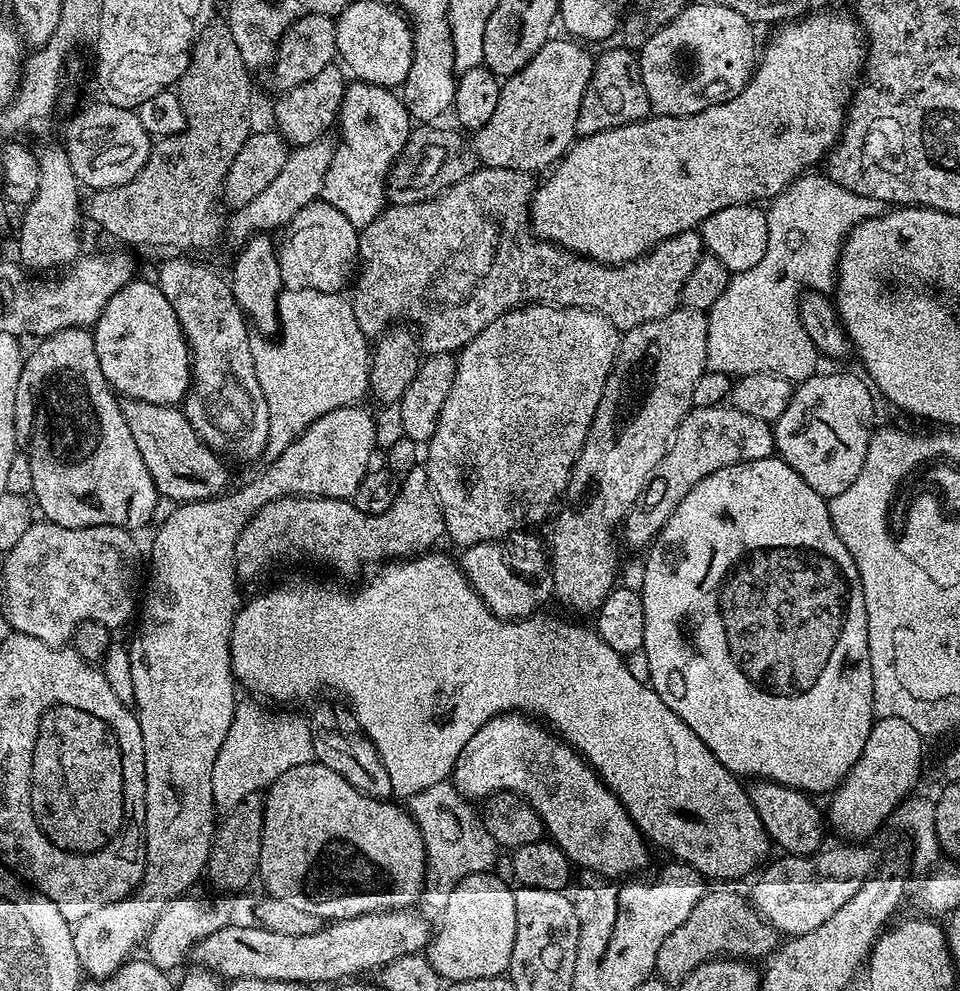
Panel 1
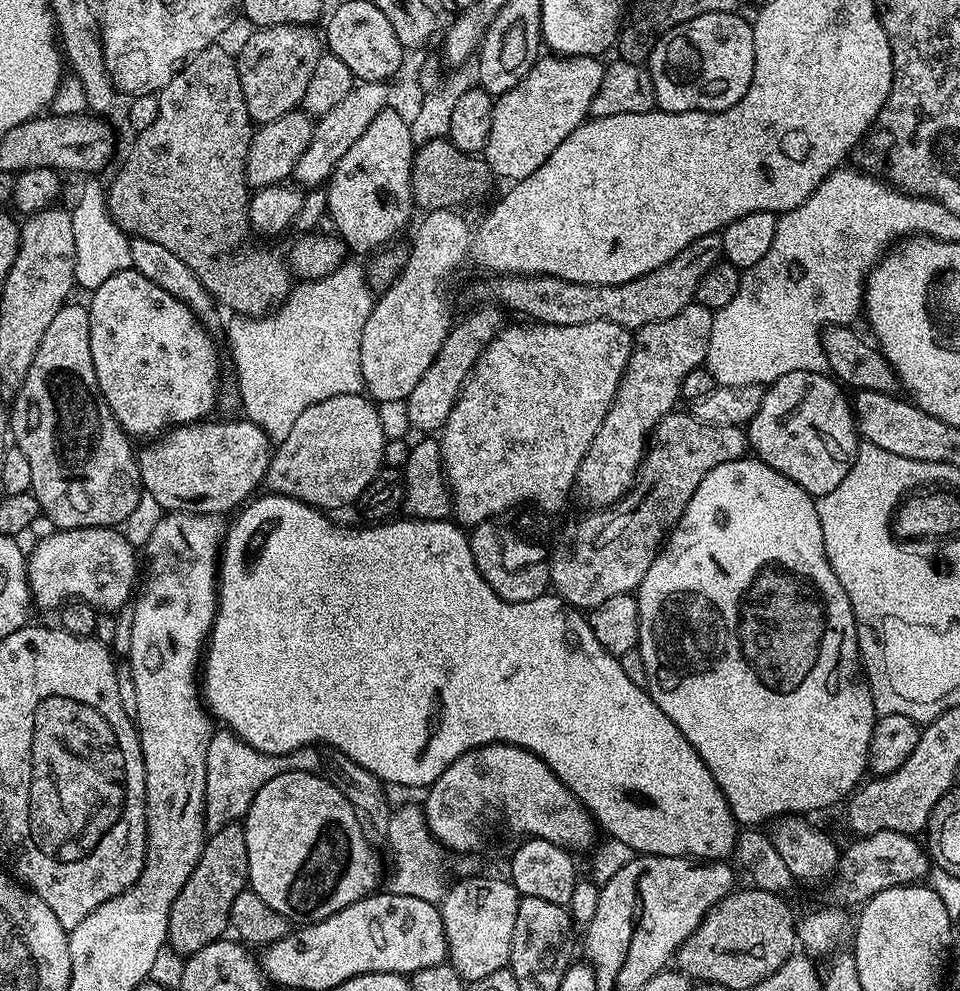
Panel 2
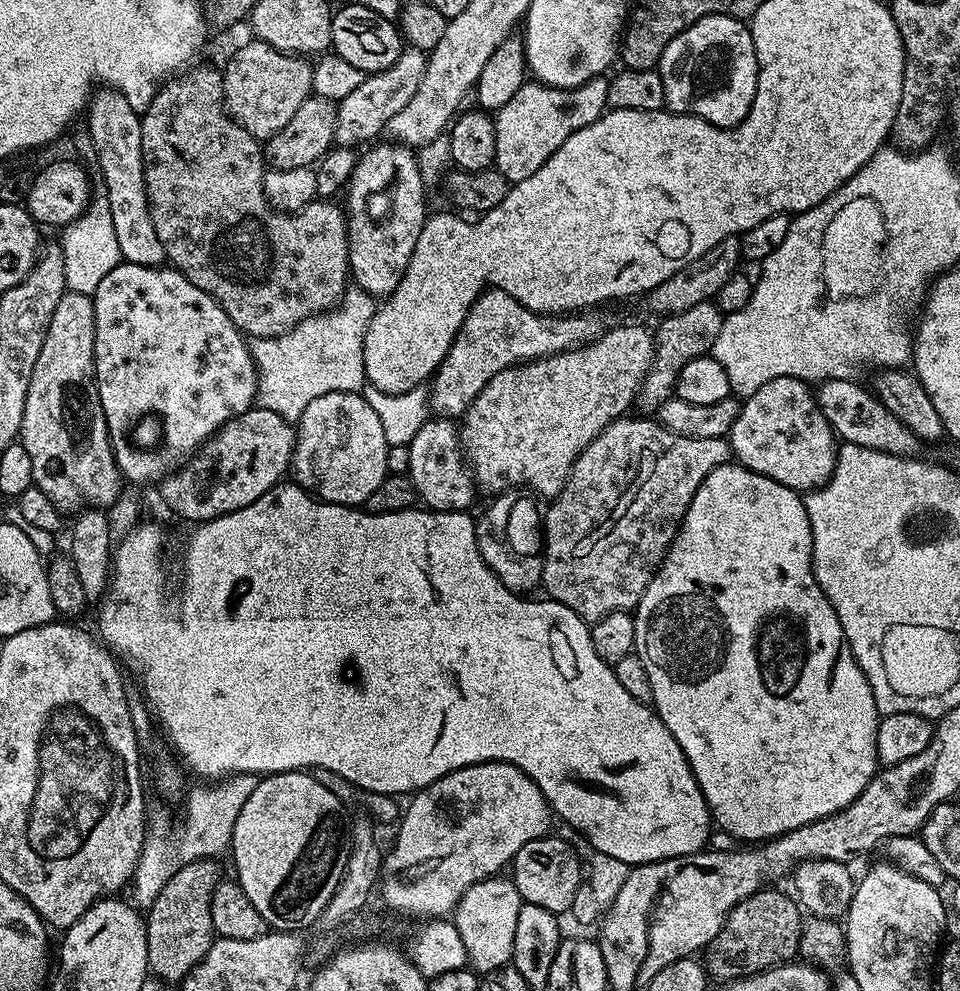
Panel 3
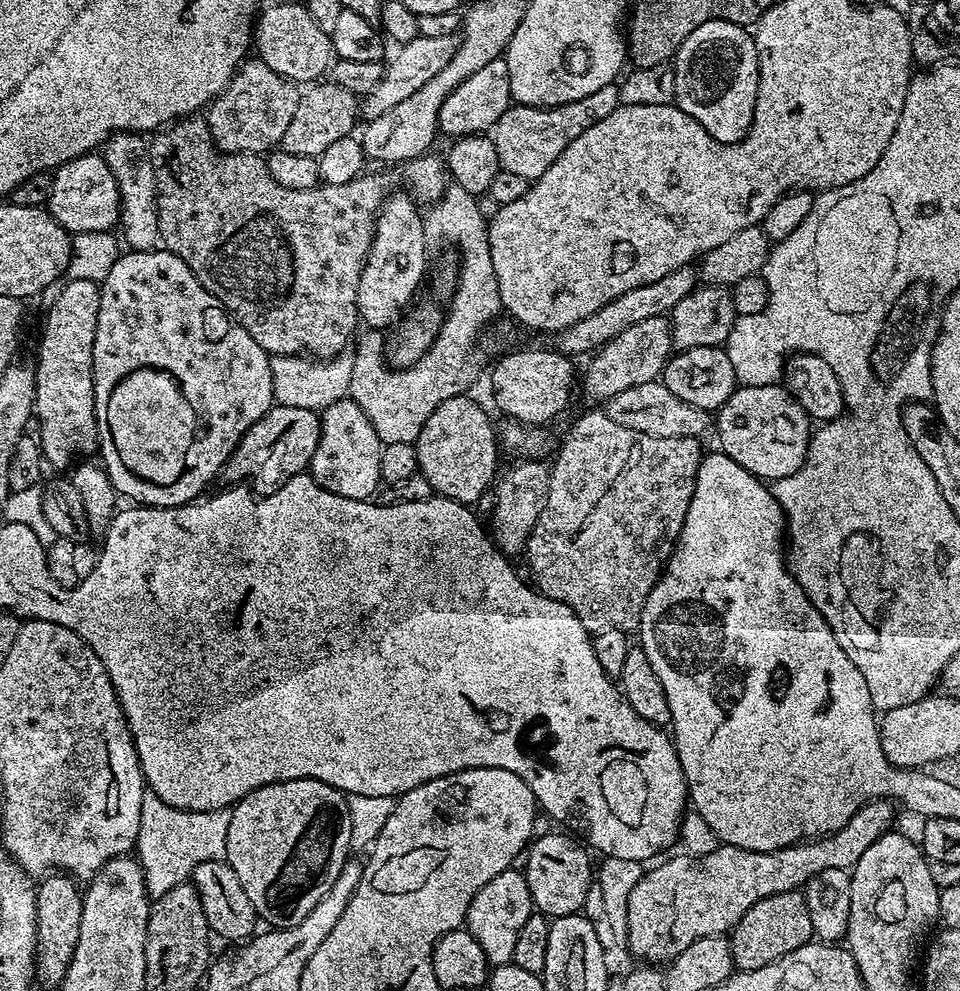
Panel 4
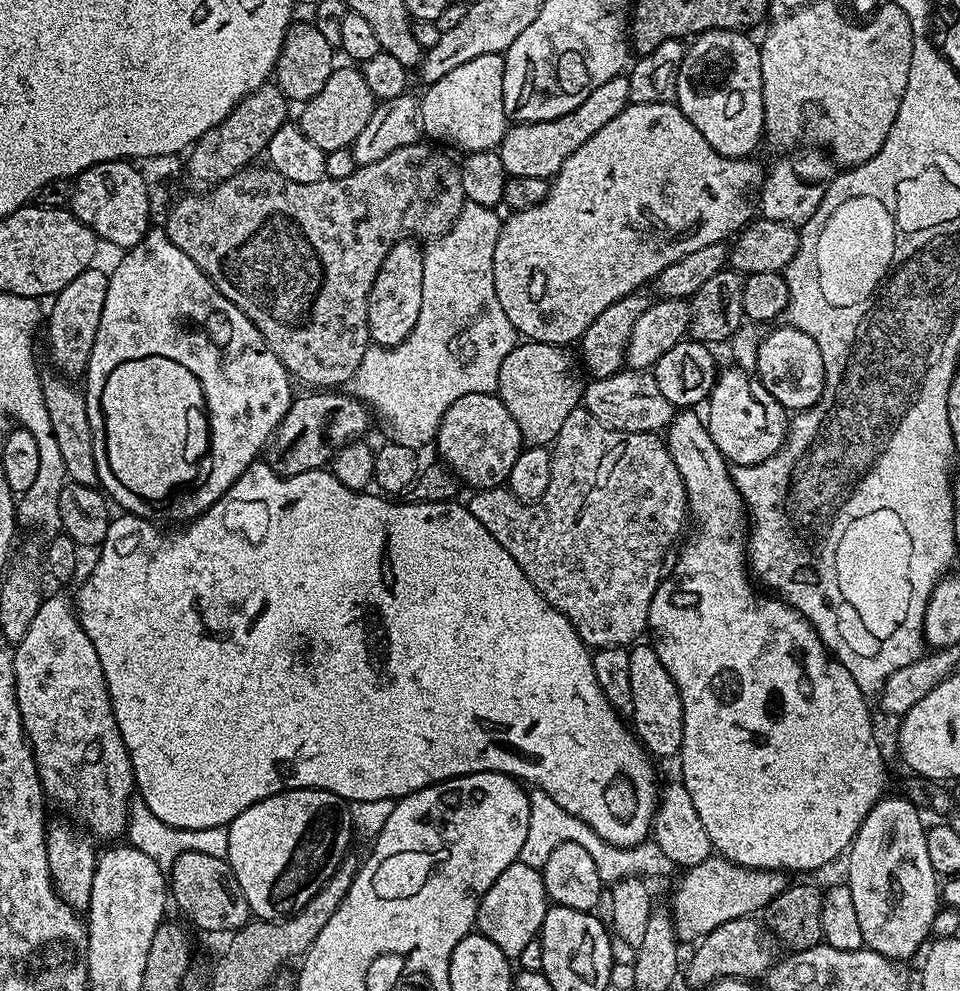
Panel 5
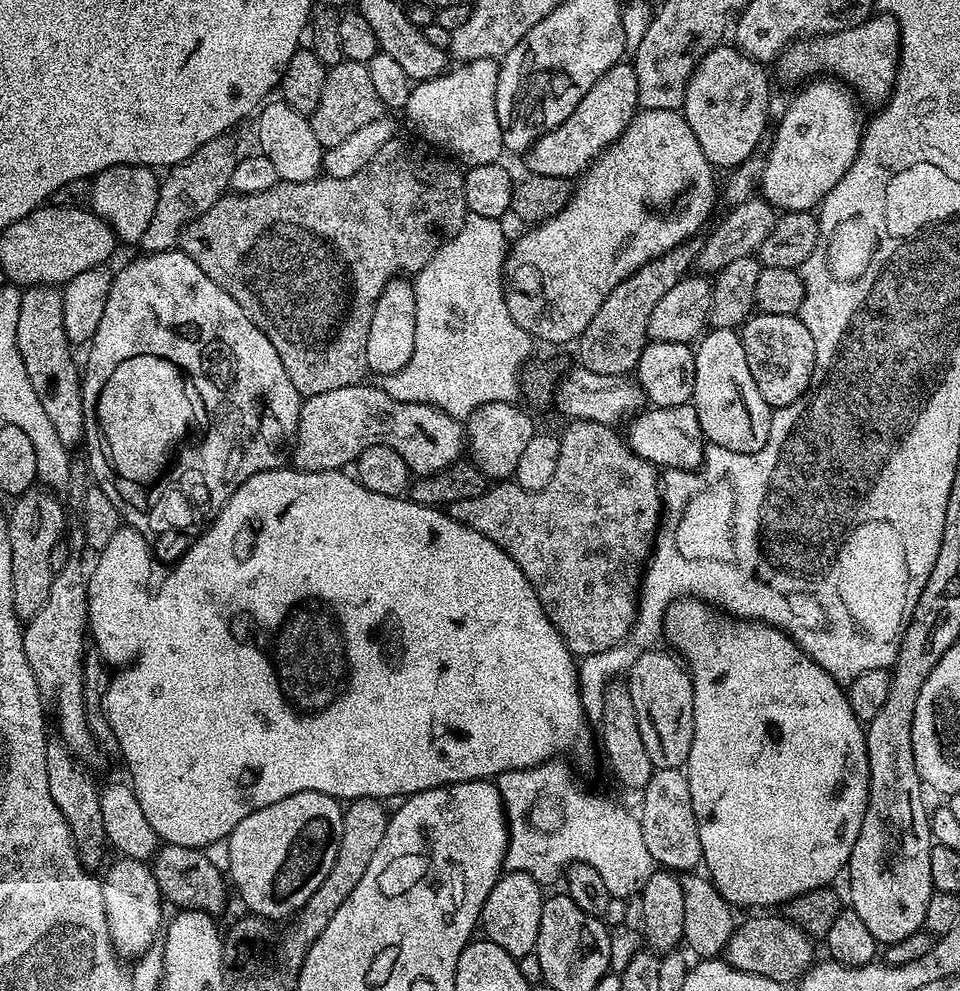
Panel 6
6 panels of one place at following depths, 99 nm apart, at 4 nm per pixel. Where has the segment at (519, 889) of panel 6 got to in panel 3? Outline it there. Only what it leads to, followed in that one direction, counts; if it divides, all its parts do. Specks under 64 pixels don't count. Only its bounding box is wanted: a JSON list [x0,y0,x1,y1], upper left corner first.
[454,878,521,974]

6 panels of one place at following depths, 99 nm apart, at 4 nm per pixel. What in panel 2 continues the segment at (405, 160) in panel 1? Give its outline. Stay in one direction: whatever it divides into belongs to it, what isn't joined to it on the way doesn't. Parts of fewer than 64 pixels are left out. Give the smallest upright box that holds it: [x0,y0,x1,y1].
[412,138,494,213]

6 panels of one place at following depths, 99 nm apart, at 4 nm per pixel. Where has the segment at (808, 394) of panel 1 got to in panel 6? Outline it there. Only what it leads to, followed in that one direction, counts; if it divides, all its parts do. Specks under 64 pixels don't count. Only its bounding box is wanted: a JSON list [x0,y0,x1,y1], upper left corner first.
[691,328,774,452]

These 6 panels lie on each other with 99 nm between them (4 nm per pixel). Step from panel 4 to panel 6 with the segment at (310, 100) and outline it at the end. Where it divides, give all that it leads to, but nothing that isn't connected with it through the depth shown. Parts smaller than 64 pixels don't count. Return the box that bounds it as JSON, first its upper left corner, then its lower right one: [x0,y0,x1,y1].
[310,60,386,149]

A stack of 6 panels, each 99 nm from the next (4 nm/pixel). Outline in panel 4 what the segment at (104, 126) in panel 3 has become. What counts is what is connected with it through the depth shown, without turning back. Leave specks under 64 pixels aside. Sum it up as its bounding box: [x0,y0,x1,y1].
[102,132,160,252]

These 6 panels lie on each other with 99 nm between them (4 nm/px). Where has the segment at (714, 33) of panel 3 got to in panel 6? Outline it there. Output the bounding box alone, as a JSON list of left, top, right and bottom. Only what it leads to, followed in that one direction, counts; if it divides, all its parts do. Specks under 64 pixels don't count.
[682,46,768,170]

